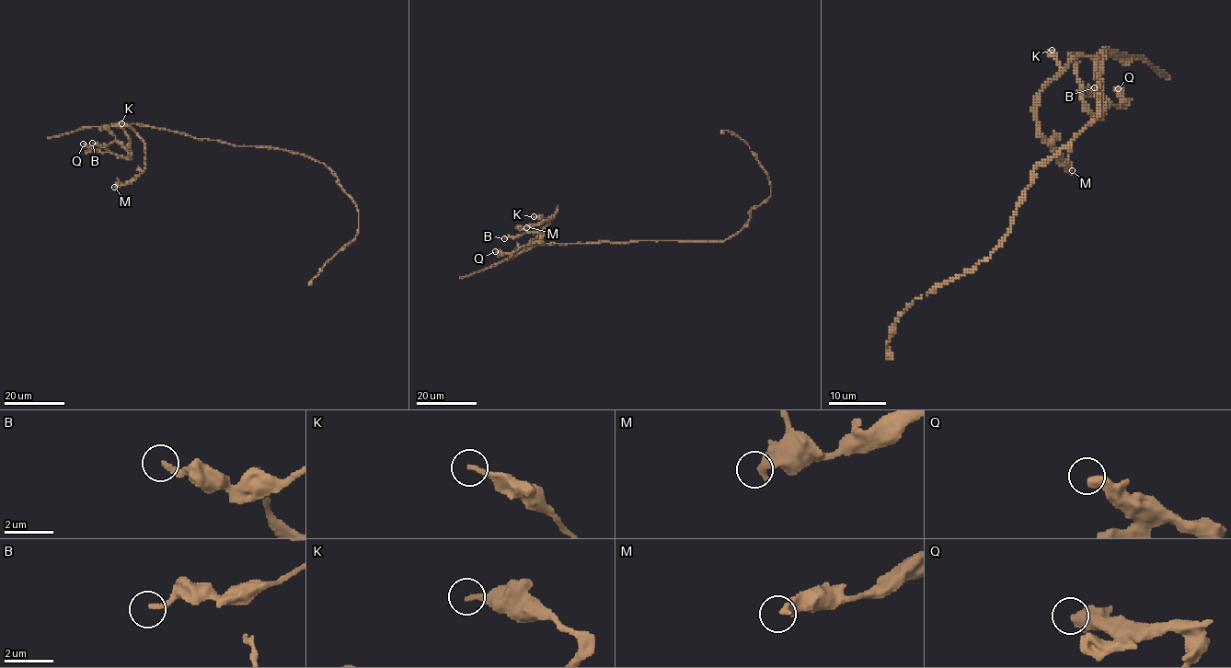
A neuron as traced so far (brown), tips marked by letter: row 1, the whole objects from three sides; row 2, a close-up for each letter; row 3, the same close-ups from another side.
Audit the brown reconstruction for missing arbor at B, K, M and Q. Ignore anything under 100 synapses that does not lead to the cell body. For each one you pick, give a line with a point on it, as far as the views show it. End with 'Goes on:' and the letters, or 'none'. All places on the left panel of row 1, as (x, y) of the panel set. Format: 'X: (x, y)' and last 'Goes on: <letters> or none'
Goes on: none

